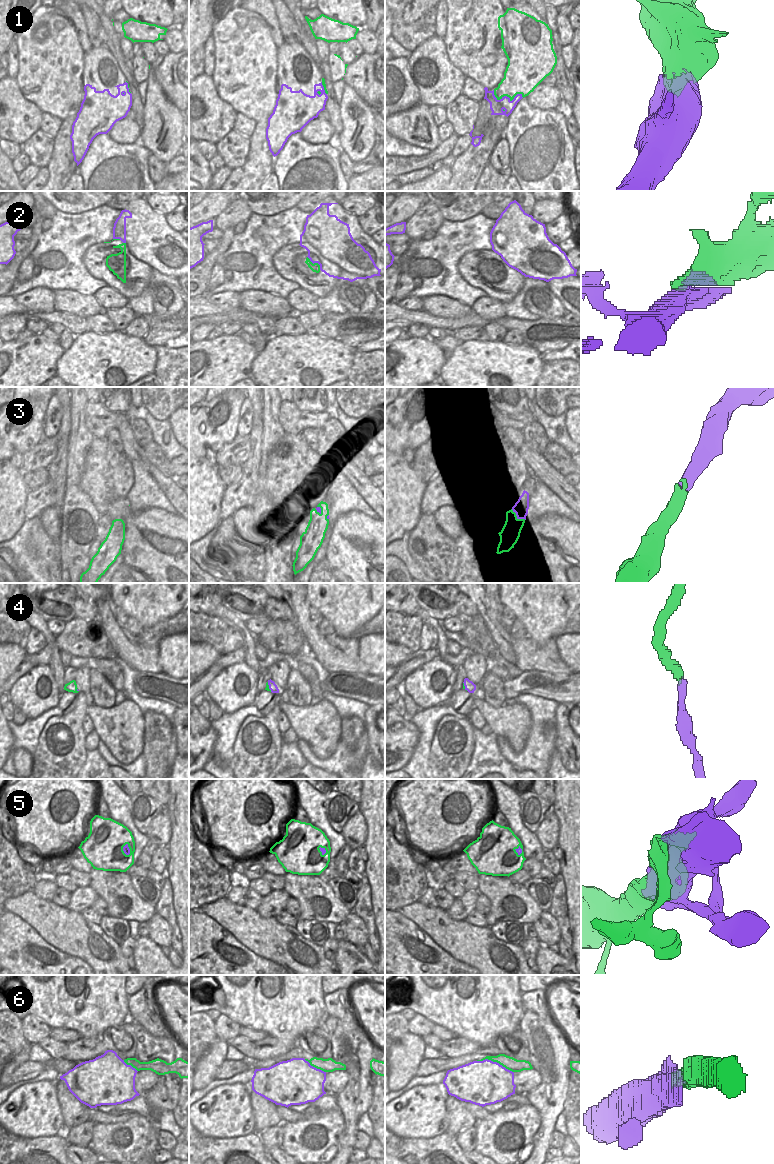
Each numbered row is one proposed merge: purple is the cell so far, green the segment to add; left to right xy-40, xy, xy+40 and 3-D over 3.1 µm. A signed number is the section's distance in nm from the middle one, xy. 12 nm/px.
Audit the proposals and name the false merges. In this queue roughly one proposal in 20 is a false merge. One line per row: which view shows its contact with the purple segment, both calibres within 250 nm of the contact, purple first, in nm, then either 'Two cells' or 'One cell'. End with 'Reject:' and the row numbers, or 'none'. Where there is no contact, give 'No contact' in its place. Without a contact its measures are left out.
1: Touches purple in xy+40. Thickness 160 nm (purple) against 360 nm. One cell
2: Touches purple in xy. Thickness 500 nm (purple) against 110 nm. One cell
3: Touches purple in xy+40. Thickness 170 nm (purple) against 240 nm. One cell
4: Touches purple in xy. Thickness 100 nm (purple) against 50 nm. One cell
5: Touches purple in xy-40. Thickness 80 nm (purple) against 360 nm. One cell
6: Touches purple in xy+40. Thickness 500 nm (purple) against 160 nm. One cell
Reject: none

